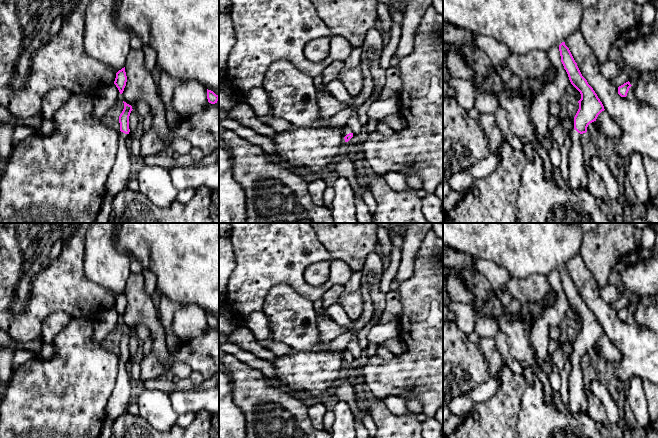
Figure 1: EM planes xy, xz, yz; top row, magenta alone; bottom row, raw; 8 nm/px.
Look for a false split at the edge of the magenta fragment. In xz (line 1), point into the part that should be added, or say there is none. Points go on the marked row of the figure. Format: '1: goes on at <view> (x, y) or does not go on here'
1: goes on at xz (346, 130)

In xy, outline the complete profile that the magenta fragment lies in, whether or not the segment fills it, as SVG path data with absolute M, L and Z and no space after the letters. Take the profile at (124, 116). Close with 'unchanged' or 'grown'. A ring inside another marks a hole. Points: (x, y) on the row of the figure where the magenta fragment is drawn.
M124 102L124 109L119 116L120 132L119 132L119 148L115 164L108 176L106 182L106 195L114 197L120 191L127 188L131 170L132 157L130 148L128 147L129 116L132 106Z | grown

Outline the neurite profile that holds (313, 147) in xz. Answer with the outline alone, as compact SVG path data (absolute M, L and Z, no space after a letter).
M324 84L316 88L320 121L310 126L291 126L276 133L272 140L276 143L281 161L287 161L291 167L306 168L310 173L319 173L334 157L339 155L339 147L345 142L339 129L329 126L330 119L349 107L330 94Z

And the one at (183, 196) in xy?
M195 189L180 190L176 196L176 201L181 203L187 203L193 198L195 193Z

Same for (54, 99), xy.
M55 88L48 91L42 98L43 120L35 131L39 136L46 136L54 131L52 123L54 113L70 98L71 93L64 88Z

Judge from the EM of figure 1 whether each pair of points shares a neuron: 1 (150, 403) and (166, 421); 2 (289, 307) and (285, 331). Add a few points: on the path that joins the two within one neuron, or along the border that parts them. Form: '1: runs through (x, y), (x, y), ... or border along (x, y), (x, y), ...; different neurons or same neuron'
1: runs through (154, 407), (163, 417); same neuron
2: runs through (289, 313), (288, 325); same neuron

